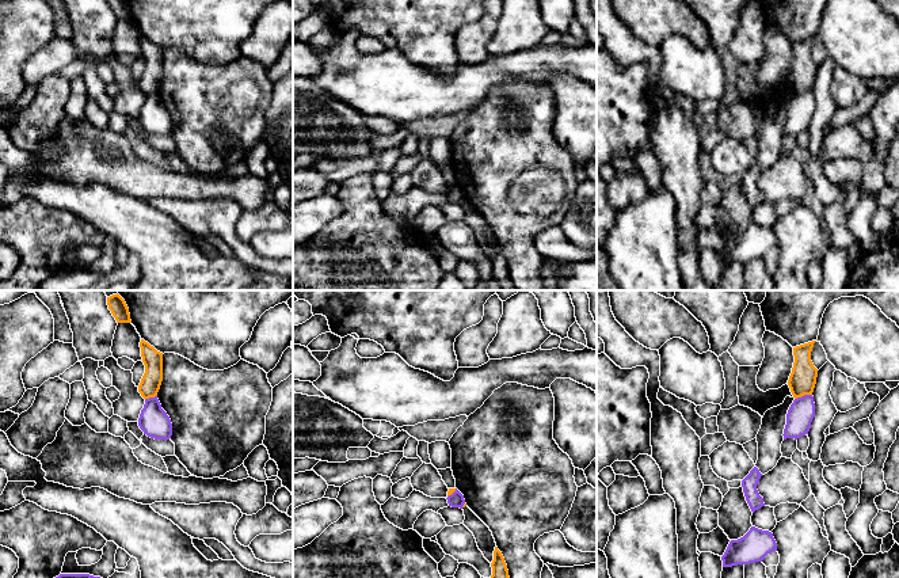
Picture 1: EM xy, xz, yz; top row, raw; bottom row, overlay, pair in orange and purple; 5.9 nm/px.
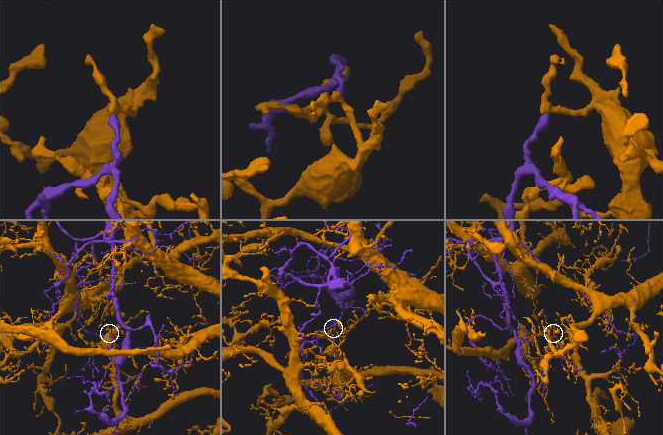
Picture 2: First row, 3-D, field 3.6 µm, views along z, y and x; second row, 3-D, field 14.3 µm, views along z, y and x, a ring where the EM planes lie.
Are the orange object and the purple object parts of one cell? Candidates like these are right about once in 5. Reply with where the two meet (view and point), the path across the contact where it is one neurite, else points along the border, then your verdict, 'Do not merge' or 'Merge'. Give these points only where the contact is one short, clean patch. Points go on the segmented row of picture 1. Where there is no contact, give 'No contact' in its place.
Touches orange at yz (803, 395). Do not merge

